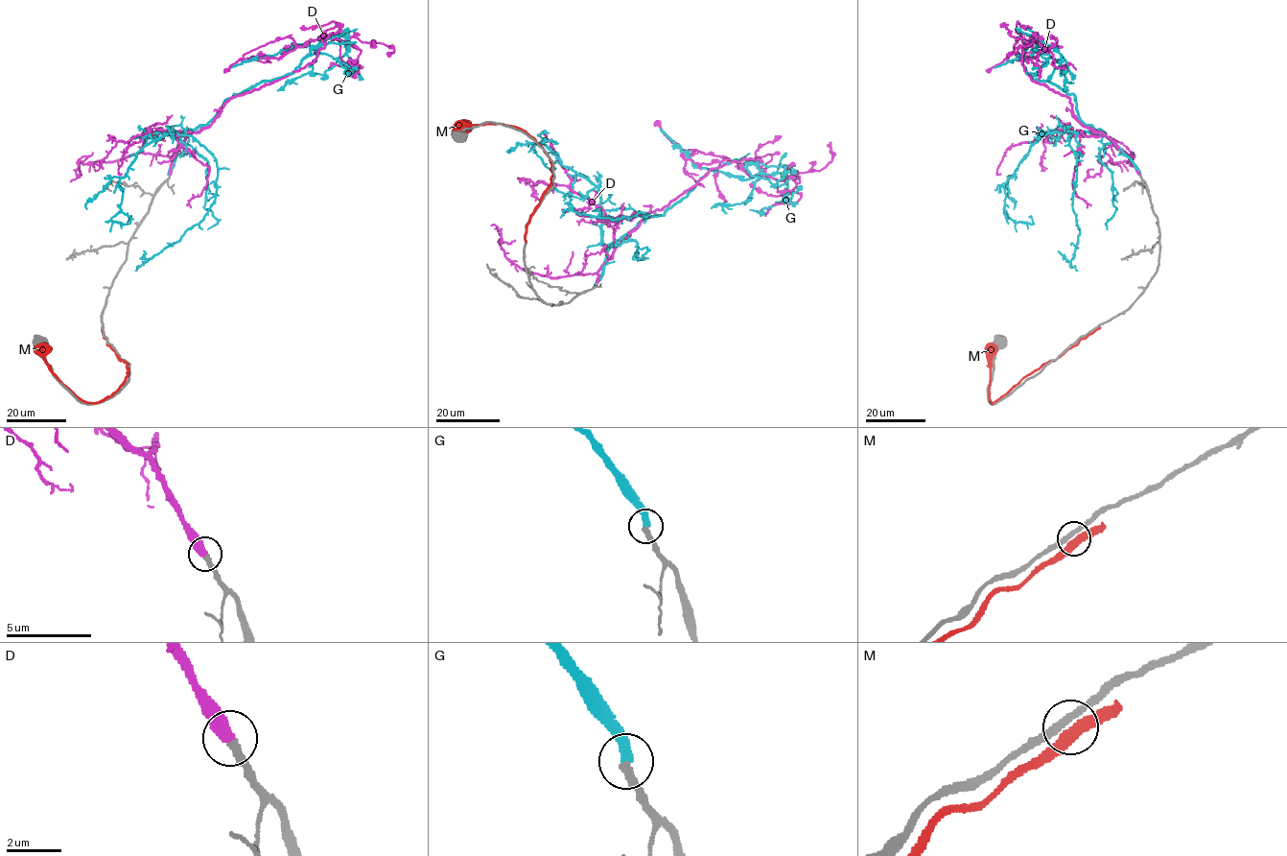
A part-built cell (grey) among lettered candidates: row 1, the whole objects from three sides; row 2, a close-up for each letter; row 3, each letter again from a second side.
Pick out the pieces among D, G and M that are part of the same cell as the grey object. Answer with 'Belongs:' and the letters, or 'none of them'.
Belongs: D

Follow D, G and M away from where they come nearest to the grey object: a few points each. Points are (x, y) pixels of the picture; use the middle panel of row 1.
D: (596, 284), (597, 270), (649, 212), (711, 169), (751, 158), (760, 159), (760, 173), (679, 149), (656, 120)
G: (596, 284), (606, 248), (663, 216), (711, 169), (744, 158), (759, 173), (745, 179), (697, 168), (660, 130)
M: (525, 235), (529, 218), (550, 184), (553, 174), (549, 156), (520, 130), (464, 121), (461, 125)

